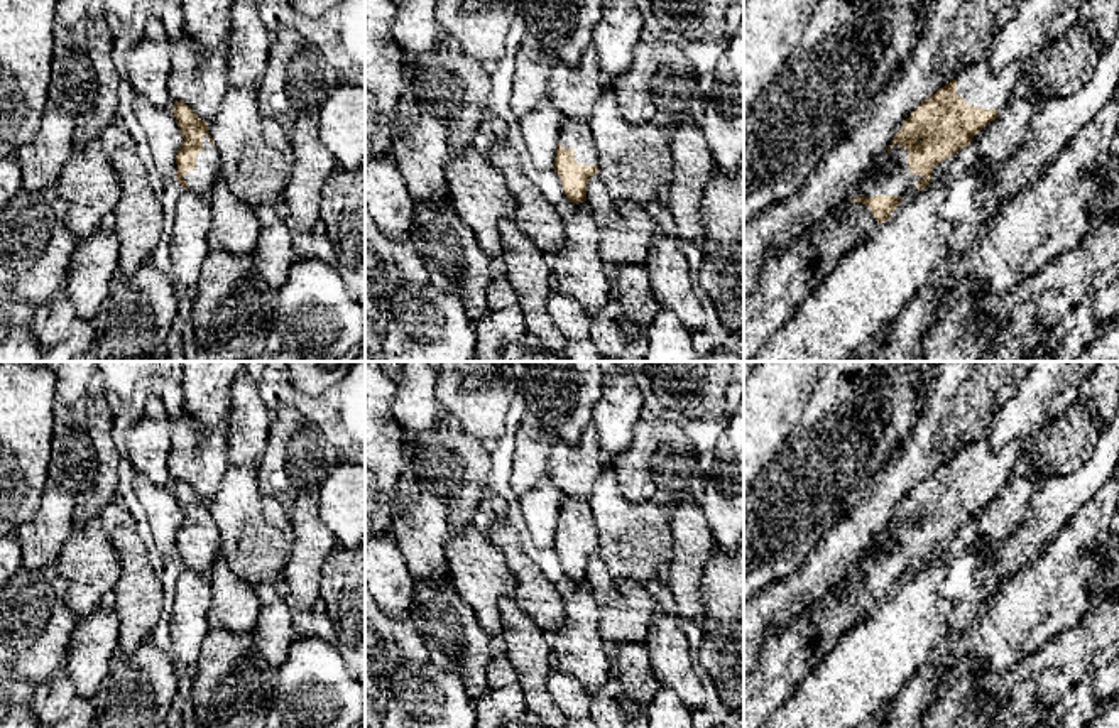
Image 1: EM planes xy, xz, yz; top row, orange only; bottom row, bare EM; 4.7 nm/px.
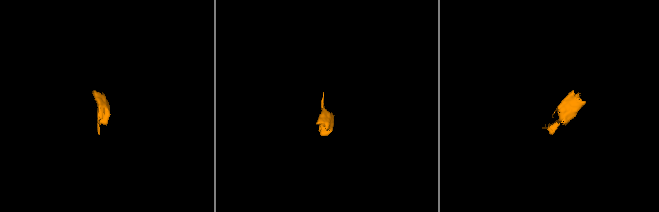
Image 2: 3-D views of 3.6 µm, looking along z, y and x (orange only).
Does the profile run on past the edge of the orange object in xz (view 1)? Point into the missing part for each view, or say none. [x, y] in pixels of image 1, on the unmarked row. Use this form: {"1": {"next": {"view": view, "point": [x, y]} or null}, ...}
{"1": {"next": {"view": "xz", "point": [573, 512]}}}

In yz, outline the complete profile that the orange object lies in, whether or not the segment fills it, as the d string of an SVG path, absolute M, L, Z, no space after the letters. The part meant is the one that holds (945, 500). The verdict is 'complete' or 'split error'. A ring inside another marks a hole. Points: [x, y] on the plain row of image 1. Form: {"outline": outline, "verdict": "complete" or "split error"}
{"outline": "M984 436L925 478L887 527L887 556L871 556L862 576L825 591L786 627L767 635L752 669L744 674L744 728L762 728L849 632L901 581L930 564L936 542L969 525L1011 480L1023 449L1019 439L992 451Z", "verdict": "split error"}

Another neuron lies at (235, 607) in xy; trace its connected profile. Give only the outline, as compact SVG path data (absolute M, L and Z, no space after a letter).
M216 554L211 573L211 605L208 627L223 628L232 635L252 635L262 608L255 588L238 578Z

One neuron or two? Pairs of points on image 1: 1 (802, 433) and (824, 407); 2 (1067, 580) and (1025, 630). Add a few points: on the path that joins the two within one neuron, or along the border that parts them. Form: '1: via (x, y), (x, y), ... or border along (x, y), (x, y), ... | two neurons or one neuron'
1: via (807, 426), (818, 414) | one neuron
2: via (1055, 592), (1028, 619) | one neuron

